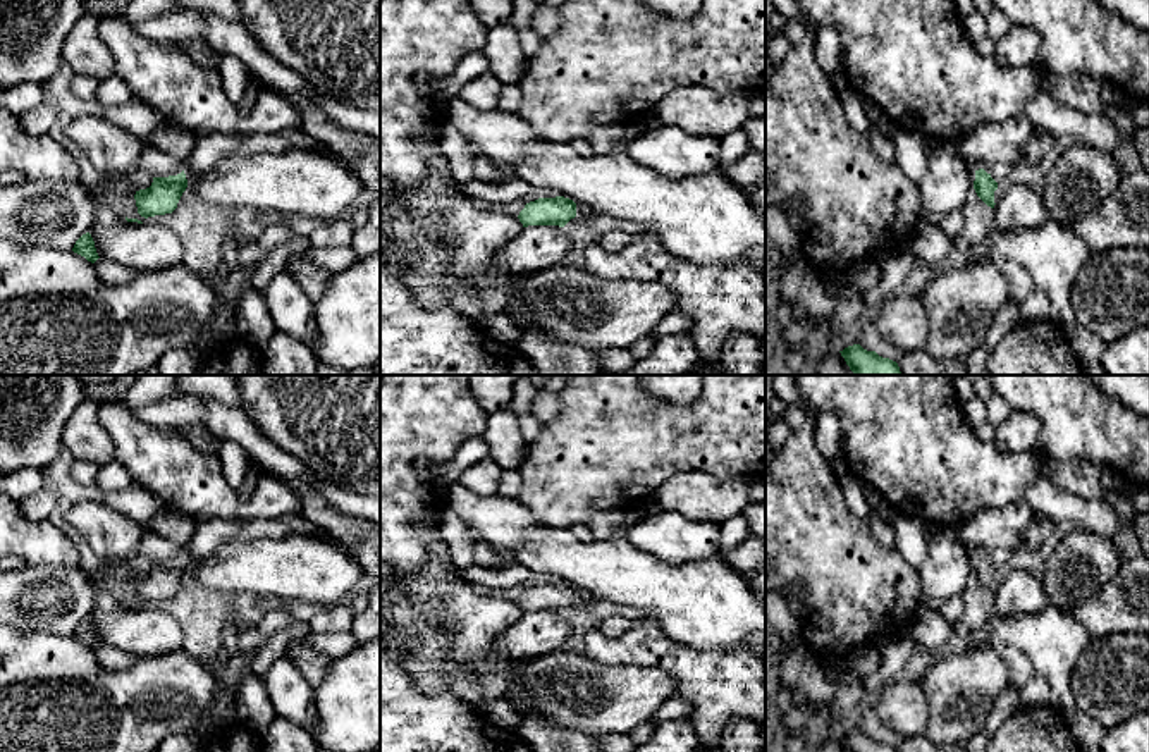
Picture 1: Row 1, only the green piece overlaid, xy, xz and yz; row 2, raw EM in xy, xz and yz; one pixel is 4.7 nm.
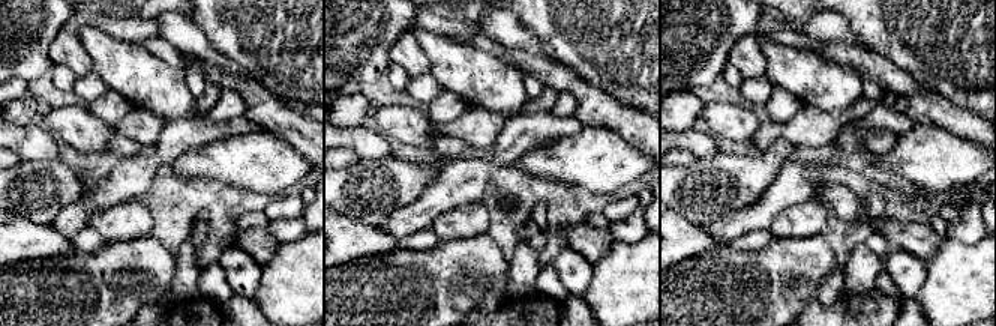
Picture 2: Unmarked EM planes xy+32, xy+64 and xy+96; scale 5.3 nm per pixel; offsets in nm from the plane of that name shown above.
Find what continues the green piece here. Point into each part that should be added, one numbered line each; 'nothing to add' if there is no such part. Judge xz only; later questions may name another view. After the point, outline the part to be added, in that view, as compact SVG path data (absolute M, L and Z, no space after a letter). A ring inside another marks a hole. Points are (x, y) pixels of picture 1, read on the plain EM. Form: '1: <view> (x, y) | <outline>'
nothing to add

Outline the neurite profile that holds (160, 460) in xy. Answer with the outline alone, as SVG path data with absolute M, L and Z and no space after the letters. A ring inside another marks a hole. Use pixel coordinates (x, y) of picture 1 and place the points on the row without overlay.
M107 401L98 413L115 447L115 459L165 508L196 521L213 518L272 520L299 515L296 490L273 473L260 473L251 496L229 485L217 454L196 449L179 428L141 420L124 401Z

